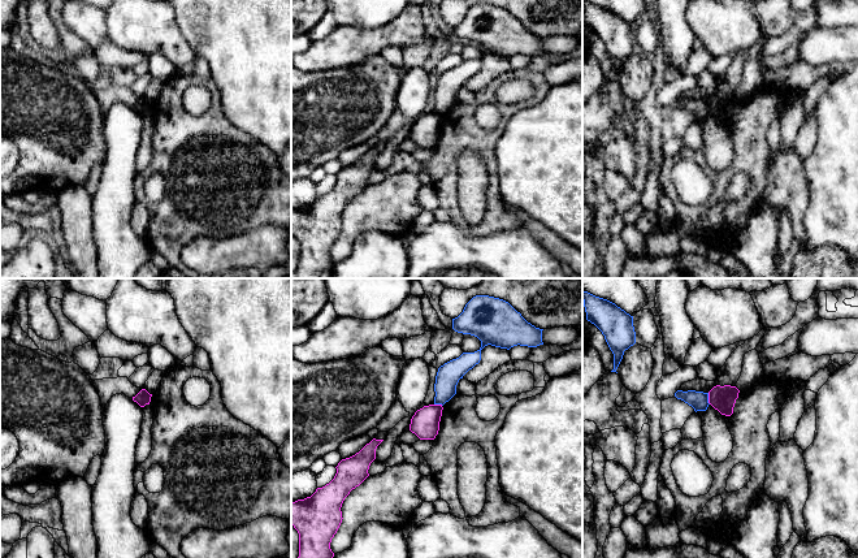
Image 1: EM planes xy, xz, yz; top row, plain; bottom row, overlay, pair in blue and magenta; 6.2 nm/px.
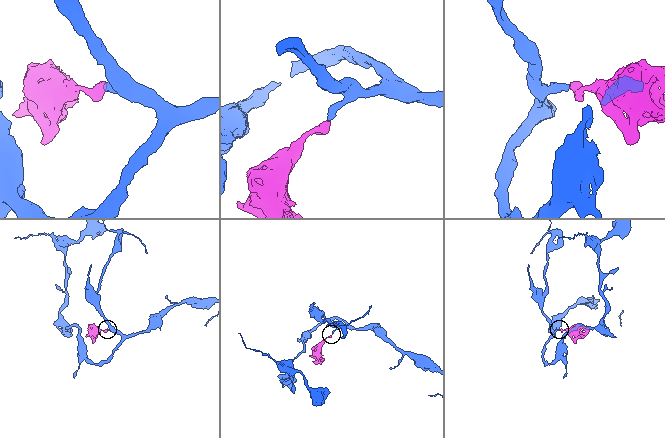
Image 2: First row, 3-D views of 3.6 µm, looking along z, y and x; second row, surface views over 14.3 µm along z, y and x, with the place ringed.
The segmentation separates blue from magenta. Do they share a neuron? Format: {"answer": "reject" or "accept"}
{"answer": "reject"}

